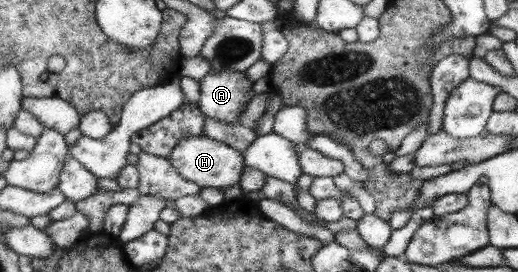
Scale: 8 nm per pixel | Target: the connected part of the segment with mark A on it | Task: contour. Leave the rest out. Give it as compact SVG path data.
M209 72L199 80L199 111L223 123L237 123L237 115L249 103L253 80L245 72Z

